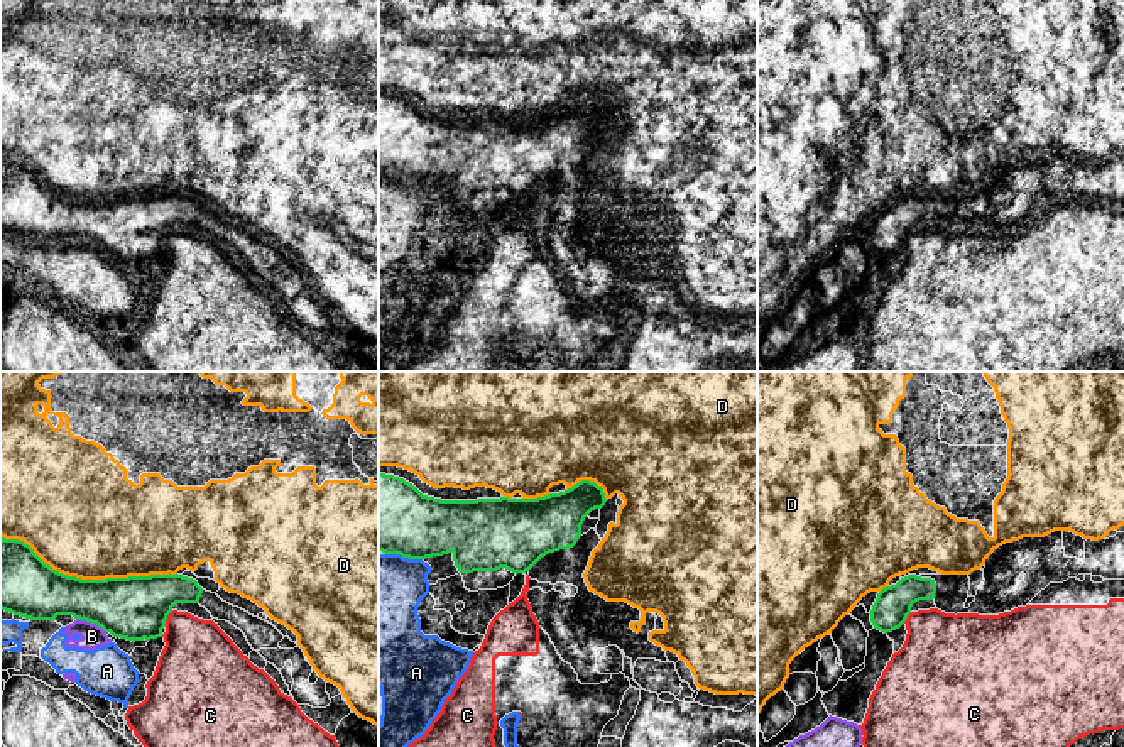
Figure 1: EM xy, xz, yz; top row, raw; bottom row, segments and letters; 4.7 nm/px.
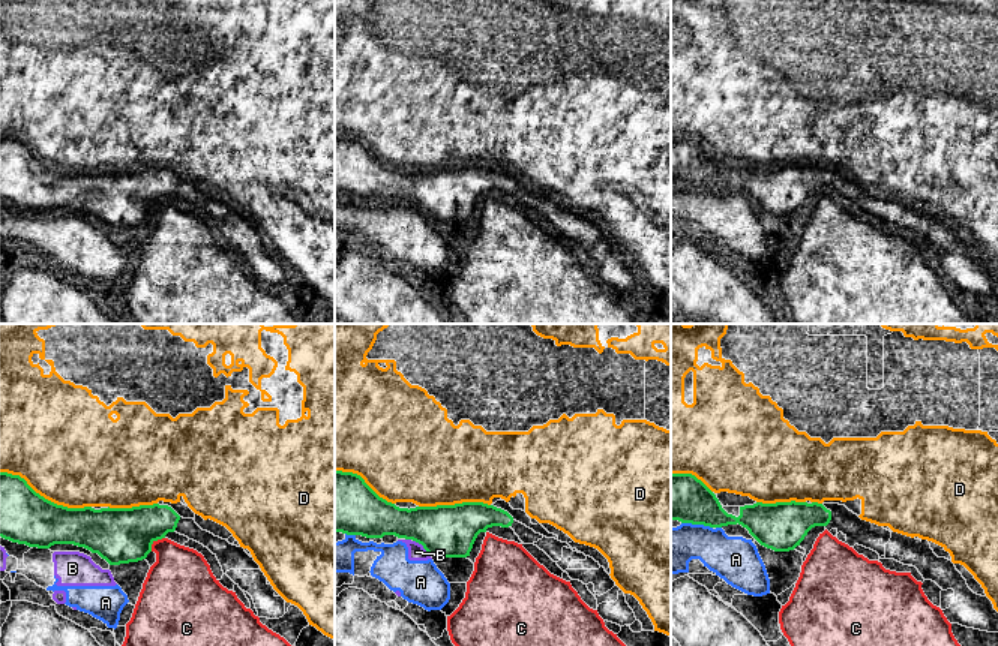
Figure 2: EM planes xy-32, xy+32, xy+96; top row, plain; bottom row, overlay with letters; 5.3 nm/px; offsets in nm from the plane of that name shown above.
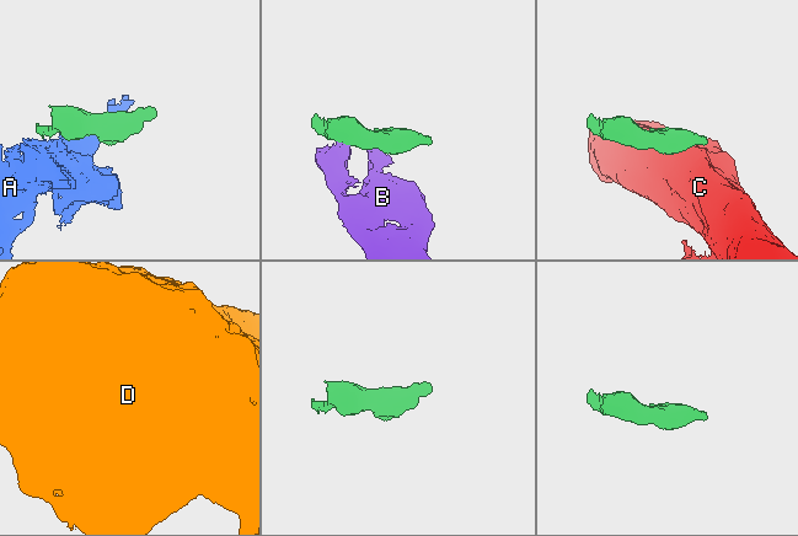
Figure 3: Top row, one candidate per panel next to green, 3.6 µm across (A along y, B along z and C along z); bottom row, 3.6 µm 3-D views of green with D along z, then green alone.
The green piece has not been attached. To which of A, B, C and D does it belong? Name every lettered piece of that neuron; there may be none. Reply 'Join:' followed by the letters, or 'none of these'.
Join: none of these

